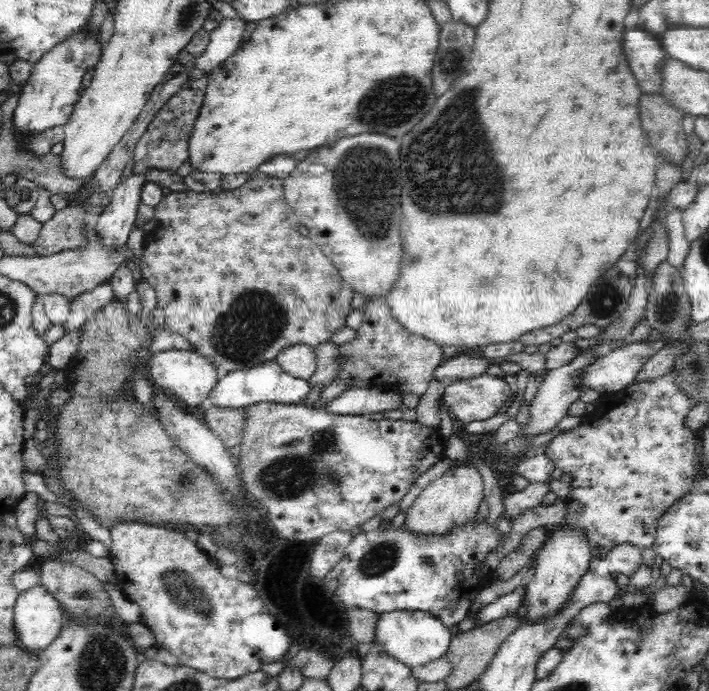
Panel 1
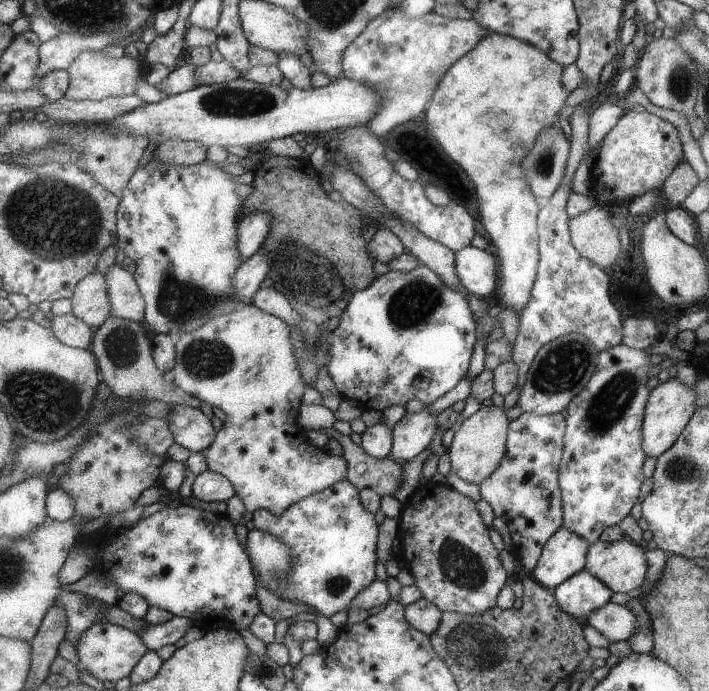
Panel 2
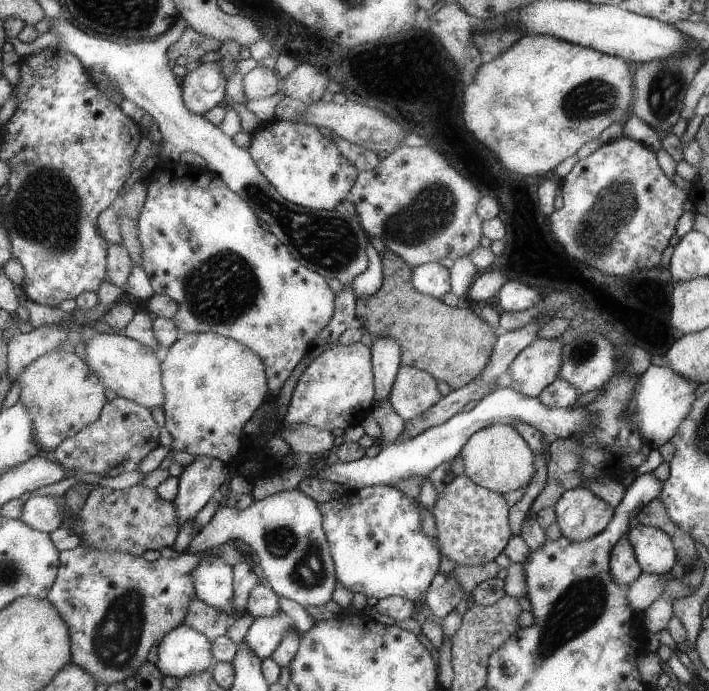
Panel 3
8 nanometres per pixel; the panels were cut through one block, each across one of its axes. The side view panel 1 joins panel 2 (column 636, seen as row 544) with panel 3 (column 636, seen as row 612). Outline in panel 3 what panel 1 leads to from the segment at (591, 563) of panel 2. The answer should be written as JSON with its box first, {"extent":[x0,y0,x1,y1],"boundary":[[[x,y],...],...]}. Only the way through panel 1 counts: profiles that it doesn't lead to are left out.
{"extent":[626,523,675,577],"boundary":[[[639,523],[627,530],[626,535],[634,548],[641,571],[655,577],[665,574],[673,566],[675,552],[665,531]]]}

